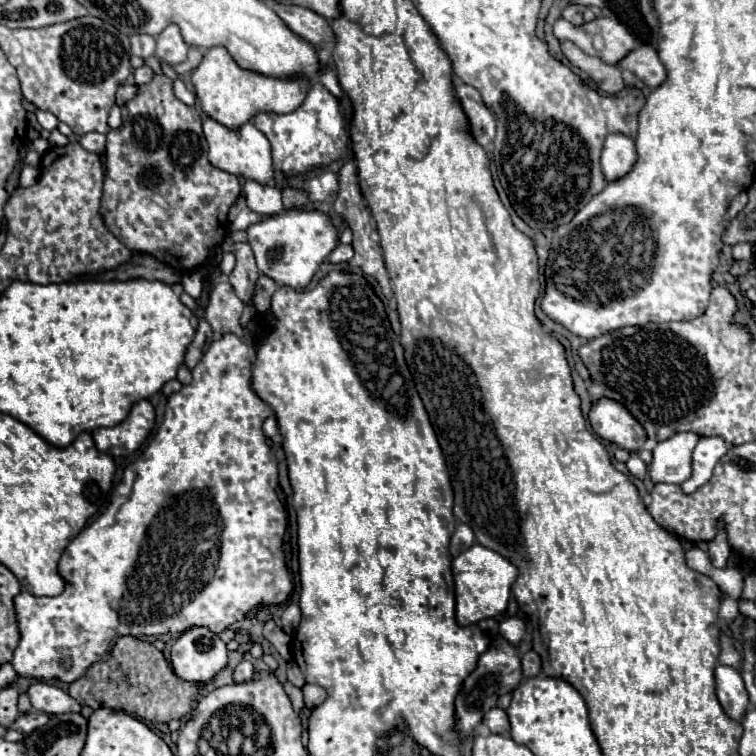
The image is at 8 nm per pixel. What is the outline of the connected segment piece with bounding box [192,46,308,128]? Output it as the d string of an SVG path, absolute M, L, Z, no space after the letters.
M214 46L206 50L200 66L192 72L192 84L202 110L228 128L240 128L258 112L292 112L304 102L308 92L308 80L304 76L274 78L254 70L244 70L236 64L236 60L224 46Z

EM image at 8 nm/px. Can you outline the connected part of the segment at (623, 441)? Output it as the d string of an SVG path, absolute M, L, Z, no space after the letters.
M612 398L596 400L592 404L588 420L592 430L600 438L618 444L620 448L626 448L632 452L644 446L646 432L642 424L618 400L612 400Z

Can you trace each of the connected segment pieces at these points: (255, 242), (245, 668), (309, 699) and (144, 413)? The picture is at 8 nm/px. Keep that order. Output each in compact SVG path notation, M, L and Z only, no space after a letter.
M288 208L280 214L264 216L260 222L250 224L246 232L258 270L270 276L276 284L286 284L292 288L304 288L338 244L338 230L330 216L320 210L306 208Z
M242 660L236 668L234 668L234 674L232 674L232 678L234 678L234 682L246 682L250 676L254 674L254 668L252 668L252 664L250 662L246 662L246 660Z
M306 684L302 688L302 692L304 692L304 700L306 700L308 708L316 708L318 704L322 704L328 698L326 690L322 686L318 686L318 684Z
M140 400L130 410L128 418L110 428L96 428L92 438L100 452L110 456L128 456L141 448L156 421L155 409L148 400Z

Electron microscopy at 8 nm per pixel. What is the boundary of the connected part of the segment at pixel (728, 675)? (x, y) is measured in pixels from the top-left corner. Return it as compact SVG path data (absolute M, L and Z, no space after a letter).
M718 666L714 676L716 676L716 696L724 712L734 720L742 720L750 700L740 672L730 666Z

